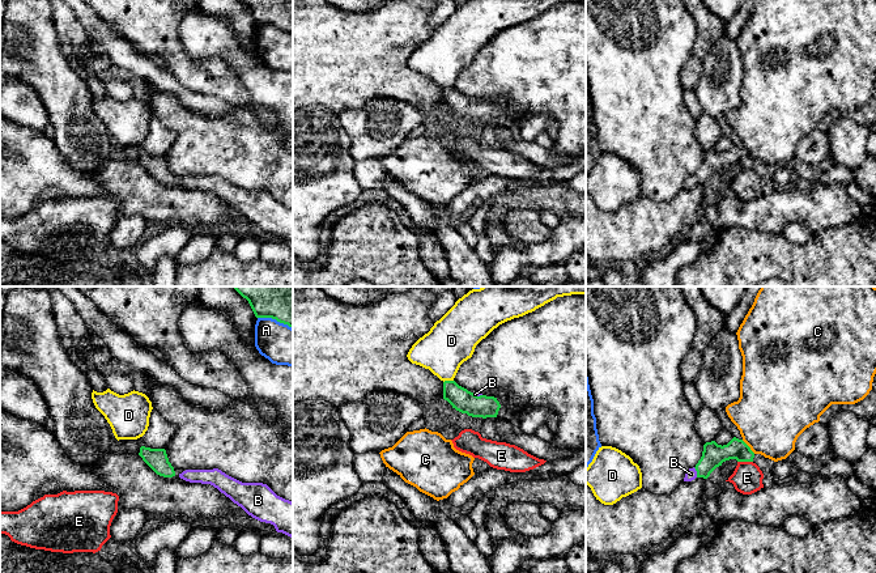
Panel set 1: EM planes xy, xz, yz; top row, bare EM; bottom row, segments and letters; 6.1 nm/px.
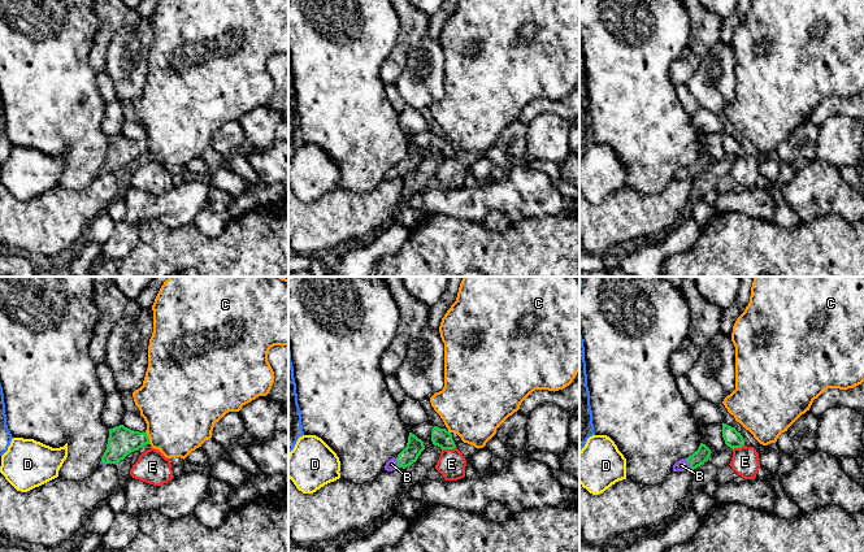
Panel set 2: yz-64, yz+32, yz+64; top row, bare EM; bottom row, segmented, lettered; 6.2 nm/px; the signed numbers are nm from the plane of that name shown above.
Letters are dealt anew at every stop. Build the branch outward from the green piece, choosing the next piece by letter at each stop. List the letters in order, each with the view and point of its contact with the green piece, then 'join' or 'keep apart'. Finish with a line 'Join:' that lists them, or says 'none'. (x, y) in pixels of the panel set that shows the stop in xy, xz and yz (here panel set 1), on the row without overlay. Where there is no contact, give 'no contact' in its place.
A: meets green in xy at (275, 25); keep apart
B: meets green in yz at (697, 179); join
C: meets green in yz at (748, 153); keep apart
D: meets green in xz at (447, 88); keep apart
E: meets green in yz at (745, 168); keep apart
Join: B

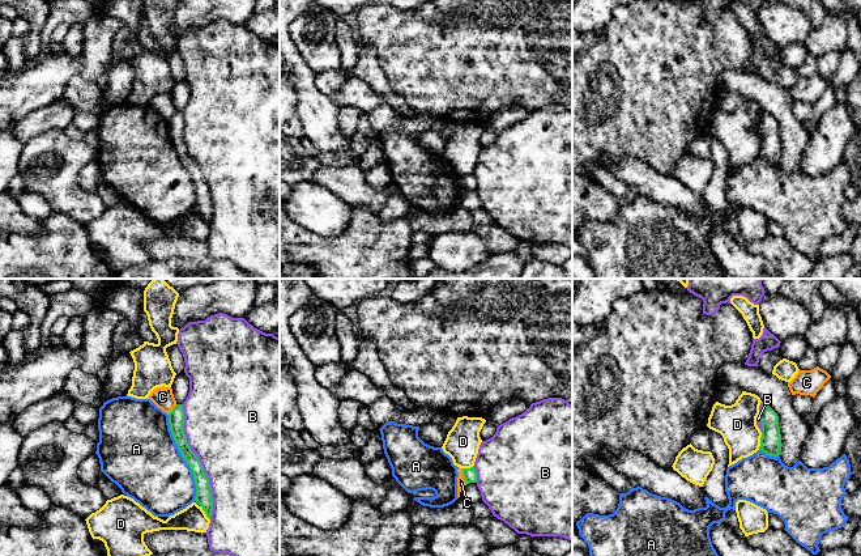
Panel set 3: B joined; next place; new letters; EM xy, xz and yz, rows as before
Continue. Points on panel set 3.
A: meets green in xy at (183, 164); keep apart
B: meets green in xy at (200, 169); keep apart
C: meets green in xz at (464, 183); keep apart
D: meets green in yz at (761, 148); keep apart
Join: none

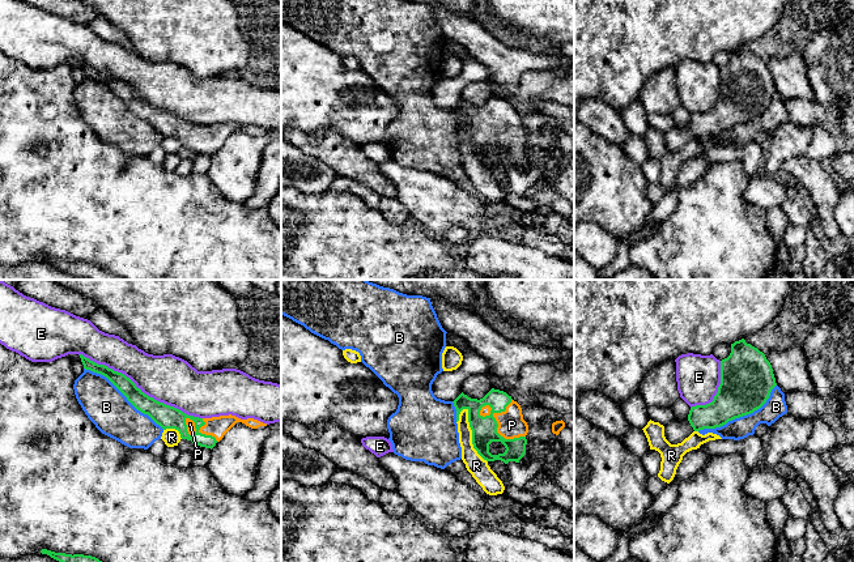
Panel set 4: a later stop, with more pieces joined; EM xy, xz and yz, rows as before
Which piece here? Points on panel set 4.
B: meets green in yz at (740, 123); keep apart
E: meets green in xy at (139, 96); keep apart
P: meets green in xz at (496, 136); join
R: meets green in xz at (472, 141); keep apart
Join: P

